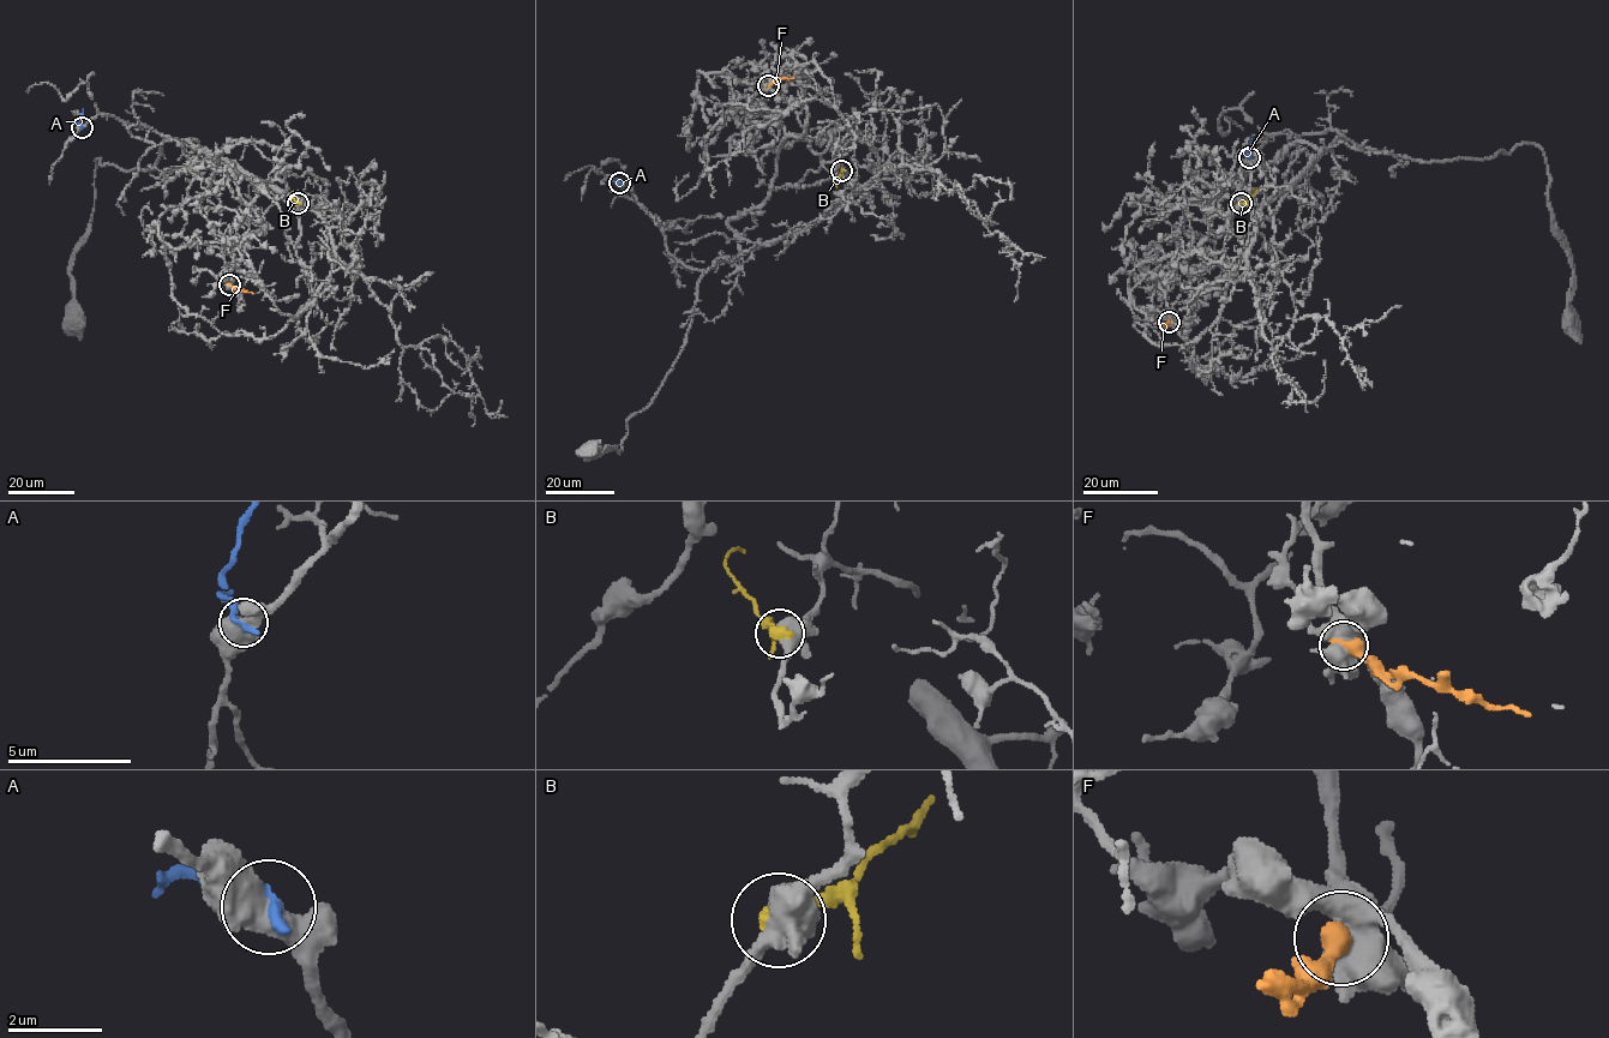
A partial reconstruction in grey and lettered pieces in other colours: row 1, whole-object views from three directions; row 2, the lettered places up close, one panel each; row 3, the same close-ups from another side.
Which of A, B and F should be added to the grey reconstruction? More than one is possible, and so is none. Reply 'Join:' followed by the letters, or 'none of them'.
Join: F

